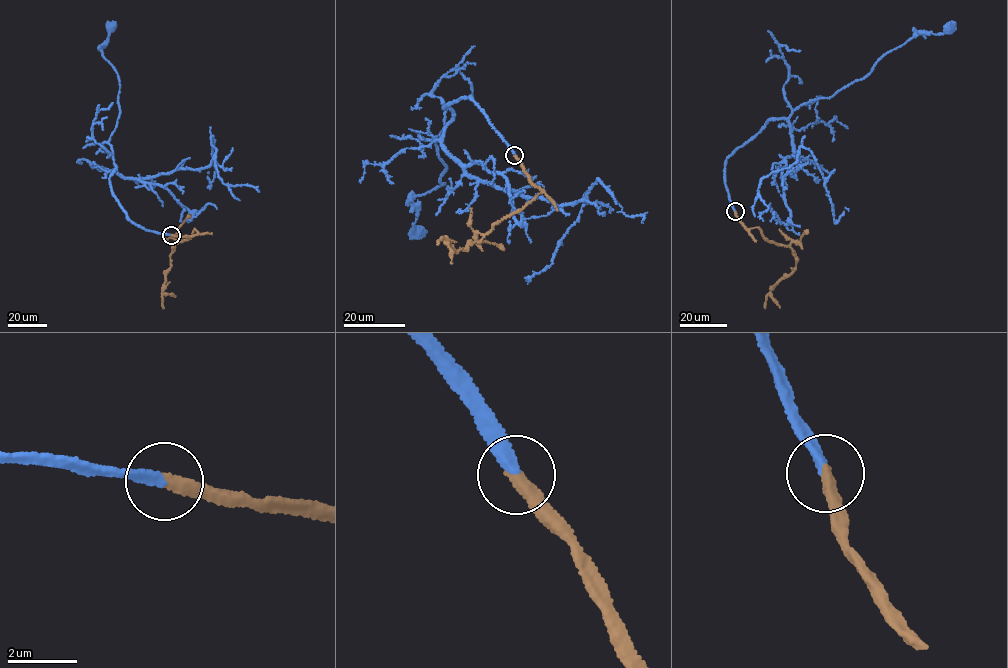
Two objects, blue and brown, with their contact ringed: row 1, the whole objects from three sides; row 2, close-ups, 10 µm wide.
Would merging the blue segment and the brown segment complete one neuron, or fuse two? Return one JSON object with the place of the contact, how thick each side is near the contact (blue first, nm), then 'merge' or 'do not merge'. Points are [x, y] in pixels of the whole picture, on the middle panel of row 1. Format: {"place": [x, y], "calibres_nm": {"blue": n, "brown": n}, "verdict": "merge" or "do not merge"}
{"place": [514, 155], "calibres_nm": {"blue": 320, "brown": 380}, "verdict": "merge"}

